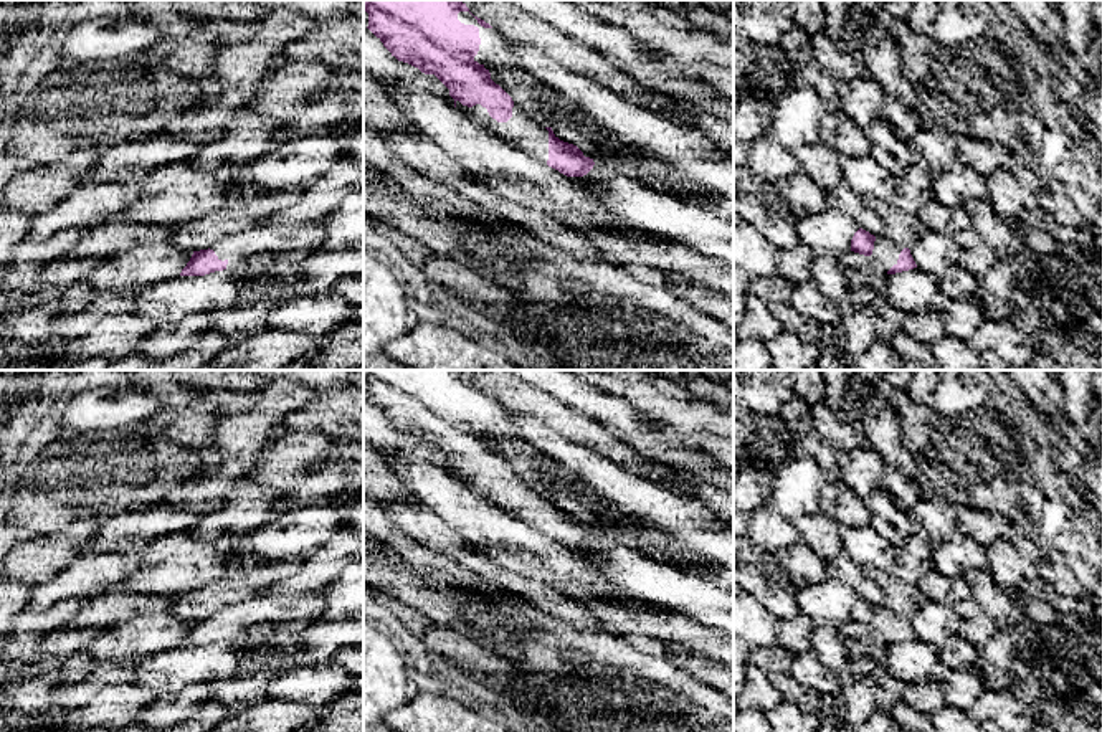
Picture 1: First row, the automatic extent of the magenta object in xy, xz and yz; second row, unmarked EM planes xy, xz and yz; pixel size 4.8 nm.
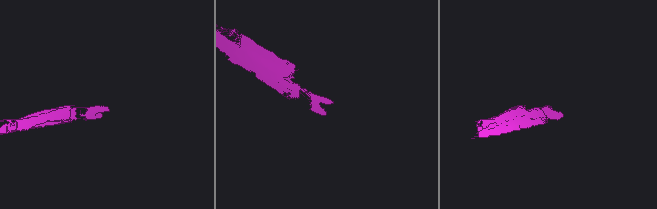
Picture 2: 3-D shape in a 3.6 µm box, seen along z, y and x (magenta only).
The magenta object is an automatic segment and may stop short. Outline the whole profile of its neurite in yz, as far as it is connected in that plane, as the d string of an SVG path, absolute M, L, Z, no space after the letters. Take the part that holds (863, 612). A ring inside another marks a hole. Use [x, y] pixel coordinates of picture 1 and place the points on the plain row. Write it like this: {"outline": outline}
{"outline": "M859 598L851 610L851 621L876 628L887 644L917 638L910 620L881 605Z"}

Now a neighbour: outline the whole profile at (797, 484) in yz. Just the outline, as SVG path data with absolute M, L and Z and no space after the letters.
M795 458L781 464L775 473L768 502L788 520L818 512L824 486L821 473L818 463L810 458Z

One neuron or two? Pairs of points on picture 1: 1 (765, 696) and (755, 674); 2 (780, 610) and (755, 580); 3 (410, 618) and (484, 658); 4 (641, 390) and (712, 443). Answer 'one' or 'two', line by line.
1: one
2: one
3: one
4: two

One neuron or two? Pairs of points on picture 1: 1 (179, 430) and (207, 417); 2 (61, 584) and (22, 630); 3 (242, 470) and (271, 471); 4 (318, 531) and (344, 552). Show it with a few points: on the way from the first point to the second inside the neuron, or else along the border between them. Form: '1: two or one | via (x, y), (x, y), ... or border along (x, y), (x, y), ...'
1: one | via (185, 425), (200, 417)
2: two | border along (75, 597), (65, 597), (43, 610), (23, 610)
3: two | border along (258, 453), (256, 466), (240, 484)
4: two | border along (341, 529), (301, 560)

